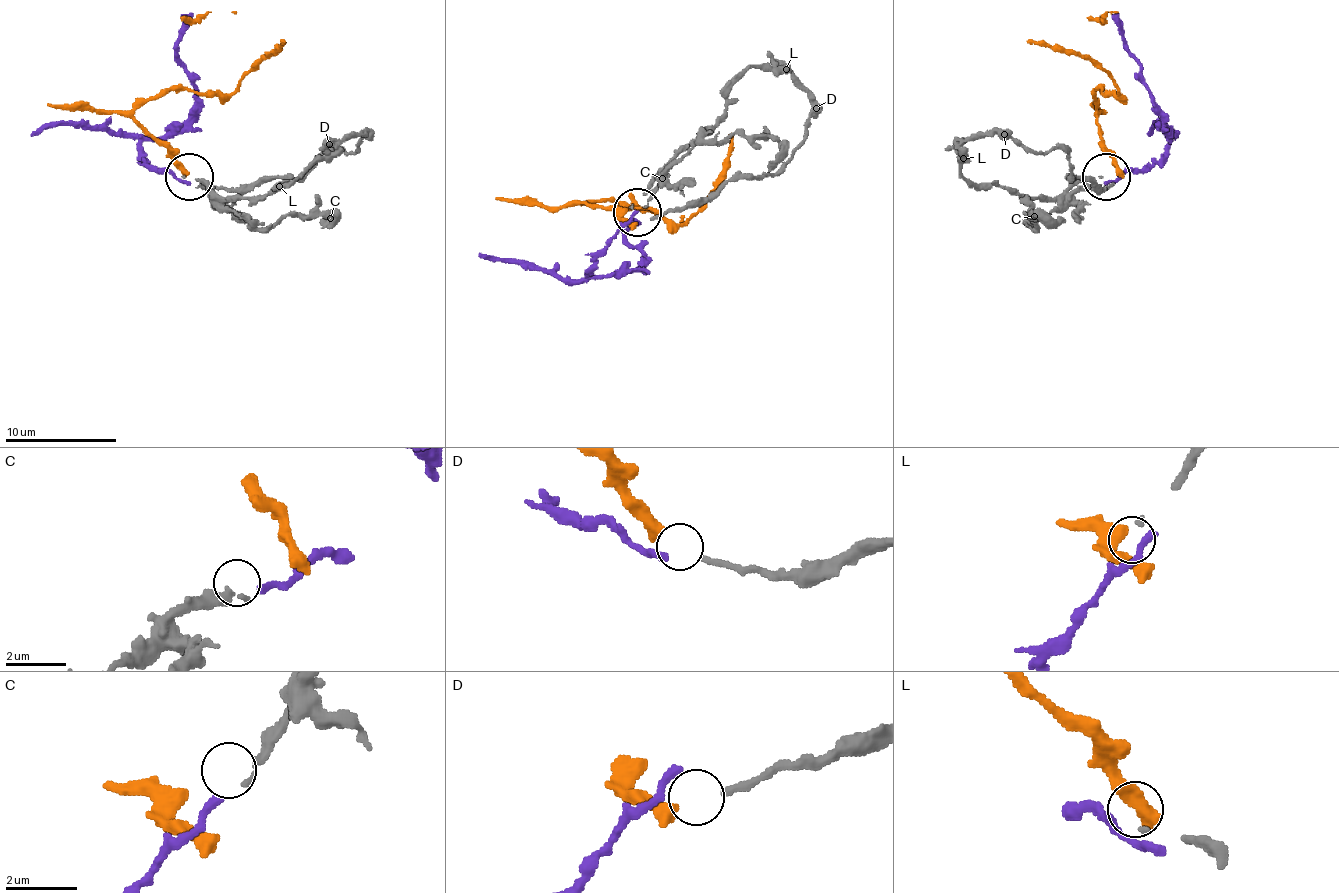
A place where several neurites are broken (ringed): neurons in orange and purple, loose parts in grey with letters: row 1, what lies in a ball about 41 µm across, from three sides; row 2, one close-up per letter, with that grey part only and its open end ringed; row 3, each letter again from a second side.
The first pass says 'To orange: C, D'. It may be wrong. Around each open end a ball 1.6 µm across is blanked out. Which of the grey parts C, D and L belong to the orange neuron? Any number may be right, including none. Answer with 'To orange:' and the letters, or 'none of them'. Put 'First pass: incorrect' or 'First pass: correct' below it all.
To orange: D
First pass: incorrect

